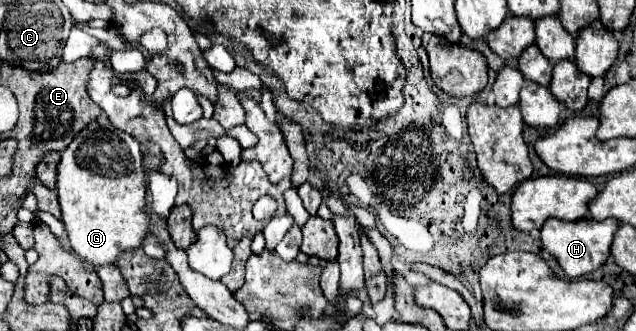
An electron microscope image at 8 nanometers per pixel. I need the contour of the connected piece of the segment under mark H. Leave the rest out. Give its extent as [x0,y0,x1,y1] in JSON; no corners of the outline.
[541,218,617,278]

